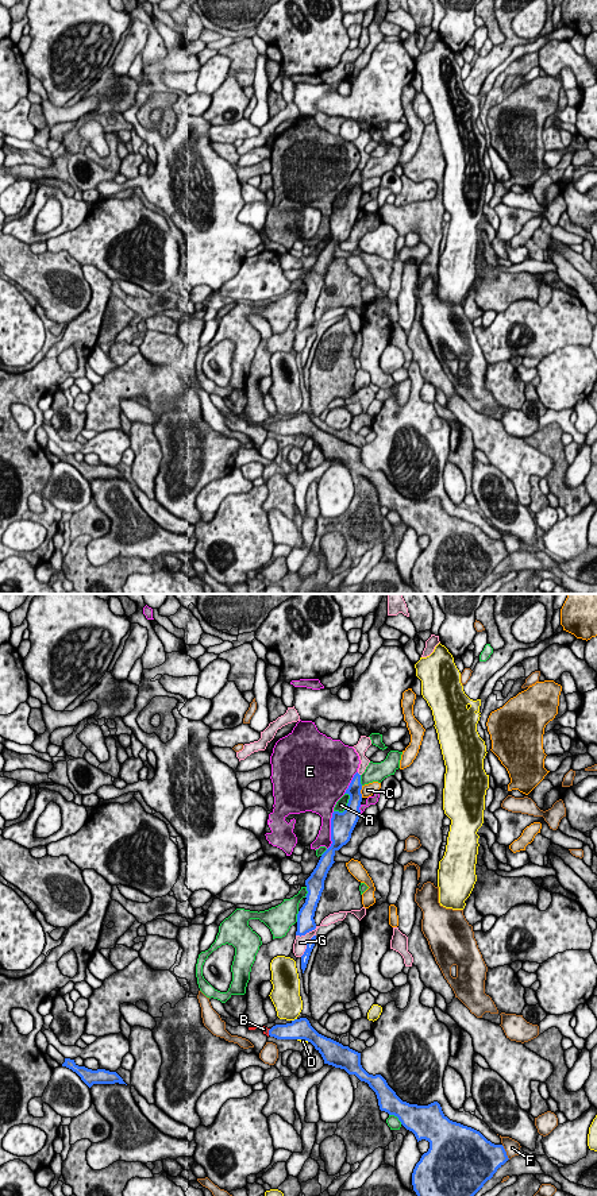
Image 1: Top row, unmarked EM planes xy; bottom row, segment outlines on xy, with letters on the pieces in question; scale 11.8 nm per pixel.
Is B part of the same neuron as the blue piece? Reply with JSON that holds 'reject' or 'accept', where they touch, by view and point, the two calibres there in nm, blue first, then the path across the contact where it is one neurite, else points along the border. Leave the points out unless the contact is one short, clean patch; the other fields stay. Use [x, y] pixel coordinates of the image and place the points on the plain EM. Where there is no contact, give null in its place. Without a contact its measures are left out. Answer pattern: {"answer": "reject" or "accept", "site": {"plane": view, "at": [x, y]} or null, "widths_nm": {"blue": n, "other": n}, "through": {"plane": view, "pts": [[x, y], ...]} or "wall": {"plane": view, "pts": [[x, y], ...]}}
{"answer": "accept", "site": {"plane": "xy", "at": [269, 427]}, "widths_nm": {"blue": 190, "other": 70}, "through": {"plane": "xy", "pts": [[281, 427], [269, 427], [264, 424]]}}

